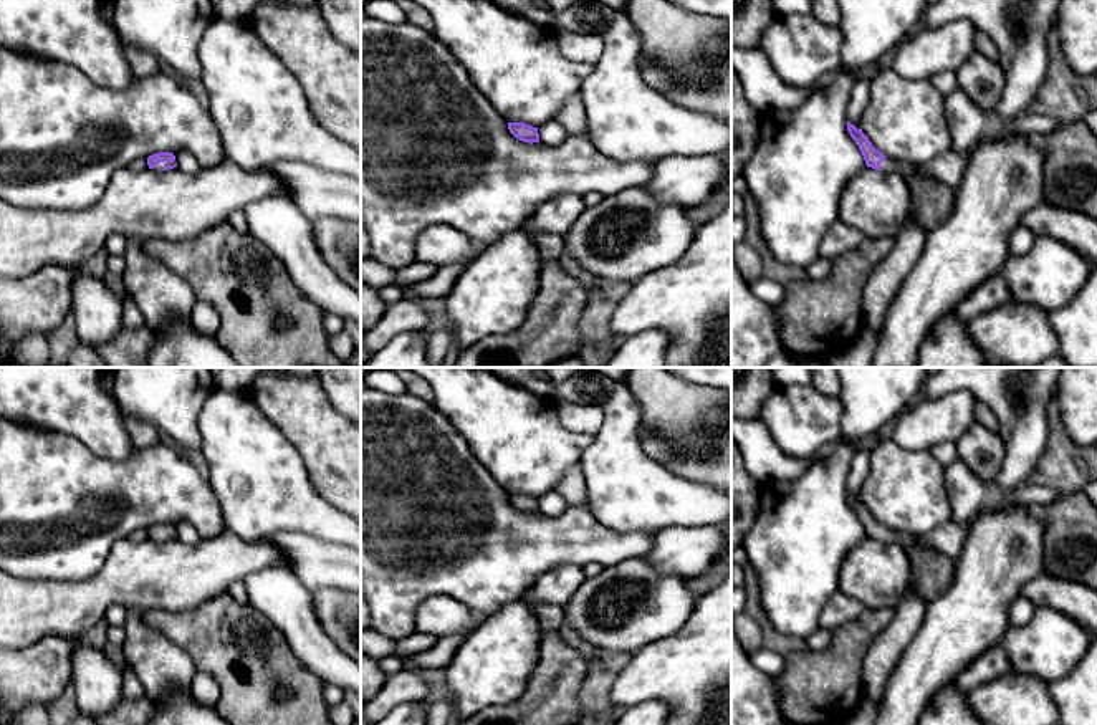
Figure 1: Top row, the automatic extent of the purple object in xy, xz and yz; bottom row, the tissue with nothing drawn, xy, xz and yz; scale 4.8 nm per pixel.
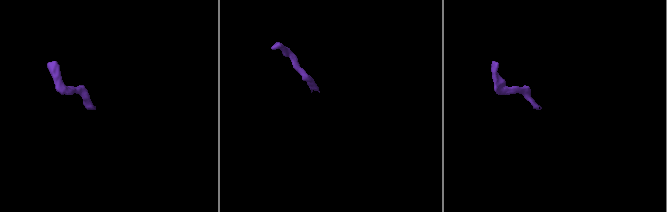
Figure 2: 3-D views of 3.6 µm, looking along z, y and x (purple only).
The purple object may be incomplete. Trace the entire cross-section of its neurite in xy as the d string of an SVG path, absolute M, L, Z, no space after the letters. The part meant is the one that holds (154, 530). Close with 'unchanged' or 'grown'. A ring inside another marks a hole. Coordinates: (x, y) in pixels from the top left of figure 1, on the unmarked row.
M157 523L147 528L149 540L169 541L177 538L175 526L172 523Z; grown

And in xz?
M508 493L508 500L516 510L523 513L529 513L529 515L539 513L538 498L533 498L525 493Z; unchanged

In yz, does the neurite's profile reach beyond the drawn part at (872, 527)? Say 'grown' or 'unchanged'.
grown

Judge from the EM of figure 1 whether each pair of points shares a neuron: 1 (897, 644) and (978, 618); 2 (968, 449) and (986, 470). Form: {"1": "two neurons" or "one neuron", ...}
{"1": "two neurons", "2": "one neuron"}

